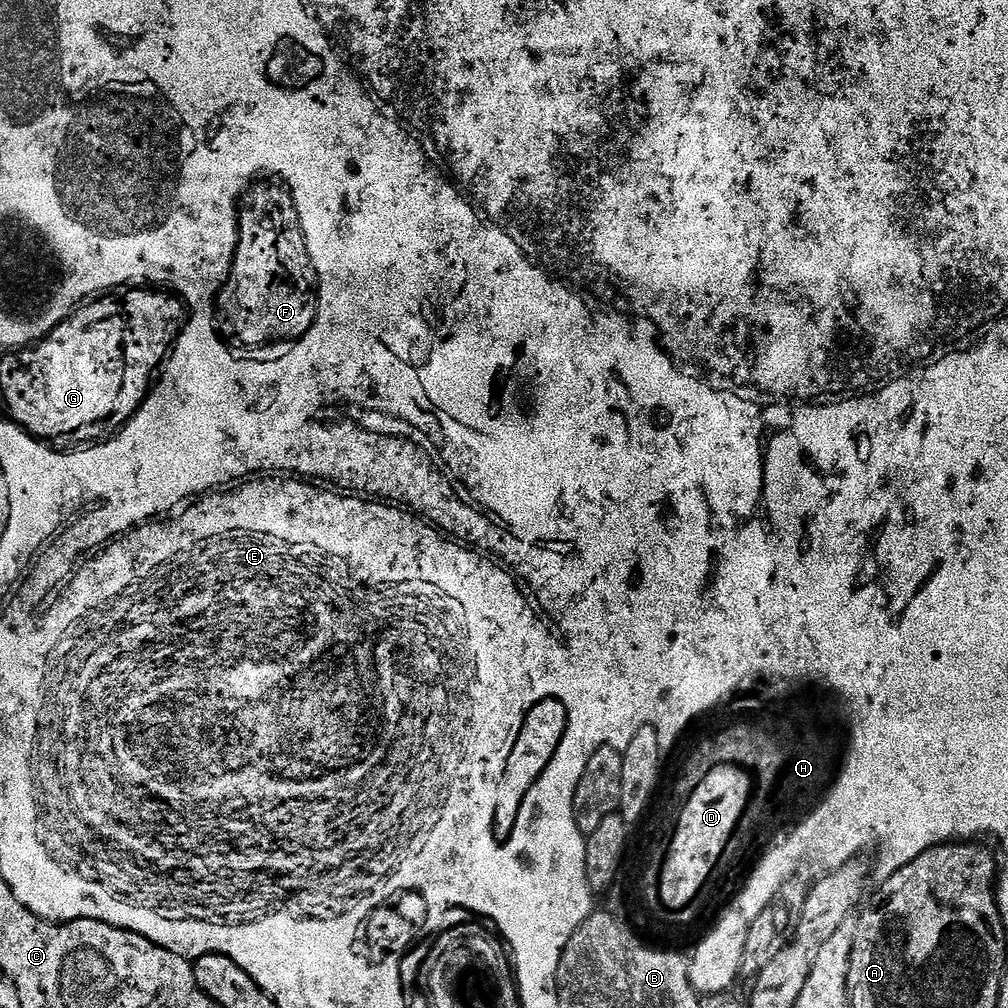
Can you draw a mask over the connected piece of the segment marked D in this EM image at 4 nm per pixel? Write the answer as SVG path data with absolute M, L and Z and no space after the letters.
M732 768L713 770L710 776L700 784L695 798L688 805L688 812L680 824L680 836L672 844L672 860L668 860L668 872L664 872L664 900L668 904L685 904L688 896L696 892L696 888L704 885L704 876L708 876L712 864L716 864L716 856L720 856L720 848L726 847L728 832L732 832L732 824L736 824L736 816L740 816L740 808L744 808L744 796L748 796L748 780L740 776L740 771Z

